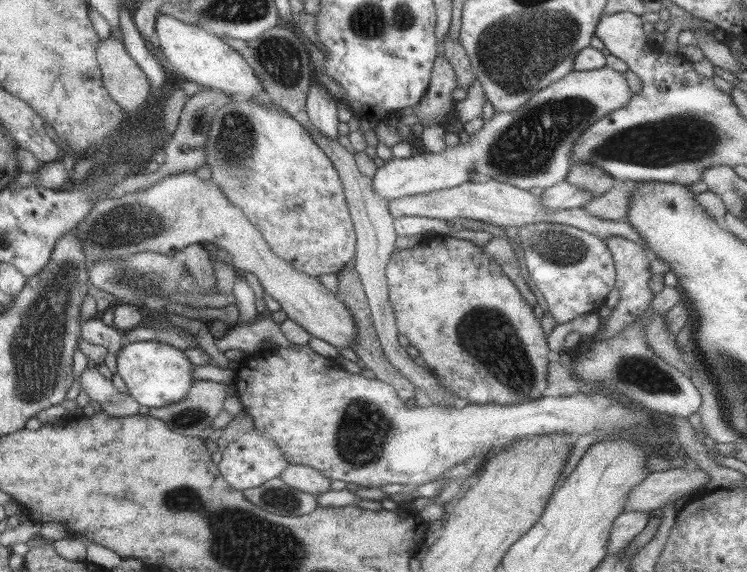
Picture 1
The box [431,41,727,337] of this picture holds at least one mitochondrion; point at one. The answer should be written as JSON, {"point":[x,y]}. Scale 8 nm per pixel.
{"point":[525,148]}

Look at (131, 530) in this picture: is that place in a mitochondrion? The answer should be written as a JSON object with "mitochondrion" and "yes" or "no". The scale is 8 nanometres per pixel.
{"mitochondrion":"no"}

